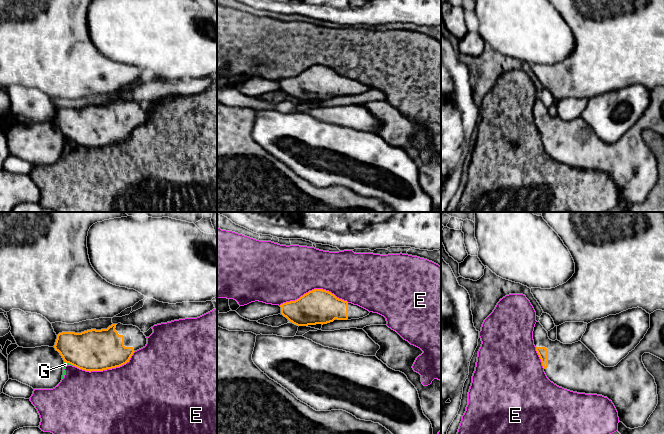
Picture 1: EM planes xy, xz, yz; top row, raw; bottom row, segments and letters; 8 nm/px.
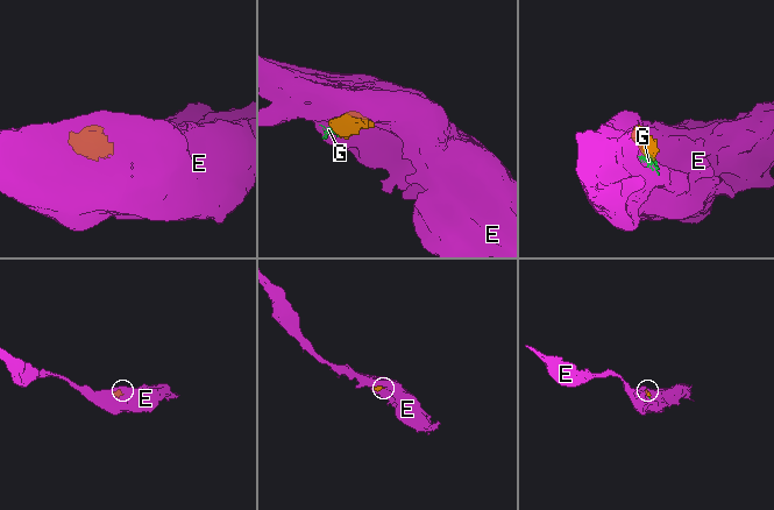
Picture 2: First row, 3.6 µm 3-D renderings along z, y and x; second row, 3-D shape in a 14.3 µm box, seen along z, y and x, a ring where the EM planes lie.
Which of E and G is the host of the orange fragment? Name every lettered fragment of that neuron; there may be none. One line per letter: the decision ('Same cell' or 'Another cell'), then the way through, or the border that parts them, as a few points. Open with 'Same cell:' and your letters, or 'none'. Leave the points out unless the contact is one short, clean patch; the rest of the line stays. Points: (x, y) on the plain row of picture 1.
Same cell: none
E: Another cell
G: Another cell. Boundary: xy (64, 137), (73, 141)

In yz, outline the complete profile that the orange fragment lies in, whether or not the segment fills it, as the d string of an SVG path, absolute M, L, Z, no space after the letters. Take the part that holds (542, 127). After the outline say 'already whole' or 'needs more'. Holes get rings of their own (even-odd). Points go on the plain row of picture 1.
M656 86L650 90L650 104L644 114L614 143L602 141L581 117L563 120L550 116L540 98L535 100L533 116L544 148L551 158L573 168L607 173L614 180L619 197L627 204L634 205L646 200L658 180L658 171L655 155L645 144L642 131L650 129L664 137L664 87Z | needs more

